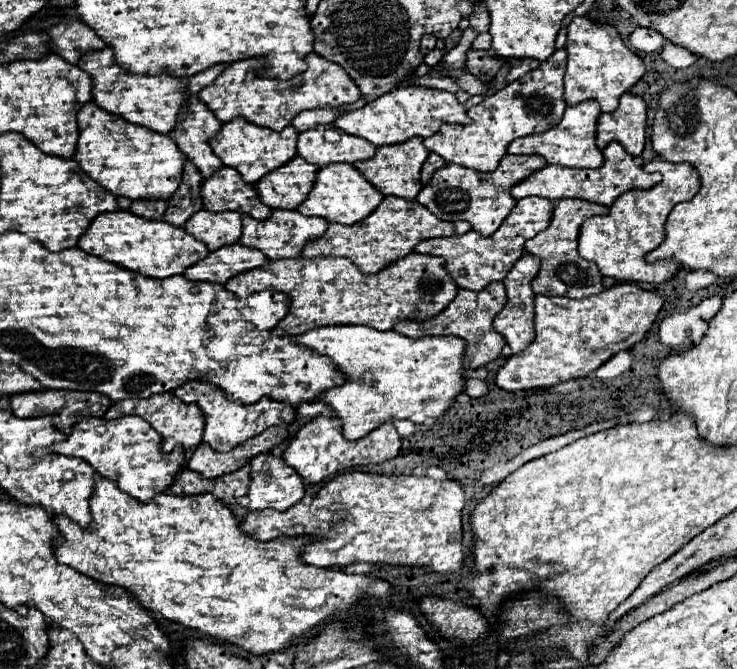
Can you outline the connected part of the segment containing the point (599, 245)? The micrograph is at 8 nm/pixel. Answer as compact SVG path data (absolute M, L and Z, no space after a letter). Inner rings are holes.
M656 158L644 164L646 172L660 172L664 178L650 190L630 190L622 194L612 206L608 216L592 216L580 228L580 246L578 252L582 258L594 262L602 276L612 276L620 282L650 282L662 284L670 282L681 266L675 261L658 261L649 264L644 260L648 252L652 252L664 240L664 224L670 210L684 200L690 200L700 190L698 170L688 162L668 162Z

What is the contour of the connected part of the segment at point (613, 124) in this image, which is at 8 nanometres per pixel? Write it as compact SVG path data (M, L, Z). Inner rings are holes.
M626 92L614 112L600 116L596 142L600 150L610 142L620 142L628 154L640 156L646 142L646 102Z

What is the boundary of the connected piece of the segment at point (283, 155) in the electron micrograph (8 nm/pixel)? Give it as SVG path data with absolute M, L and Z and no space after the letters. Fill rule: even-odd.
M234 118L222 124L220 132L210 140L210 148L224 162L224 166L236 168L246 182L256 184L262 176L266 176L274 168L280 168L282 164L288 164L296 156L296 140L298 130L294 126L286 126L282 132L274 132L270 128L250 124L242 118Z

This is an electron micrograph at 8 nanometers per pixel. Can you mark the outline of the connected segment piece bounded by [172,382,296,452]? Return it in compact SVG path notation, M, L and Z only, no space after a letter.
M186 382L184 386L176 388L172 394L184 402L194 402L202 408L202 412L206 414L204 442L218 452L228 452L230 448L236 448L238 444L258 436L260 432L264 432L270 426L288 426L296 418L296 408L292 404L262 398L260 402L256 402L252 406L242 406L238 402L230 402L226 398L226 394L222 394L220 388L210 382Z

